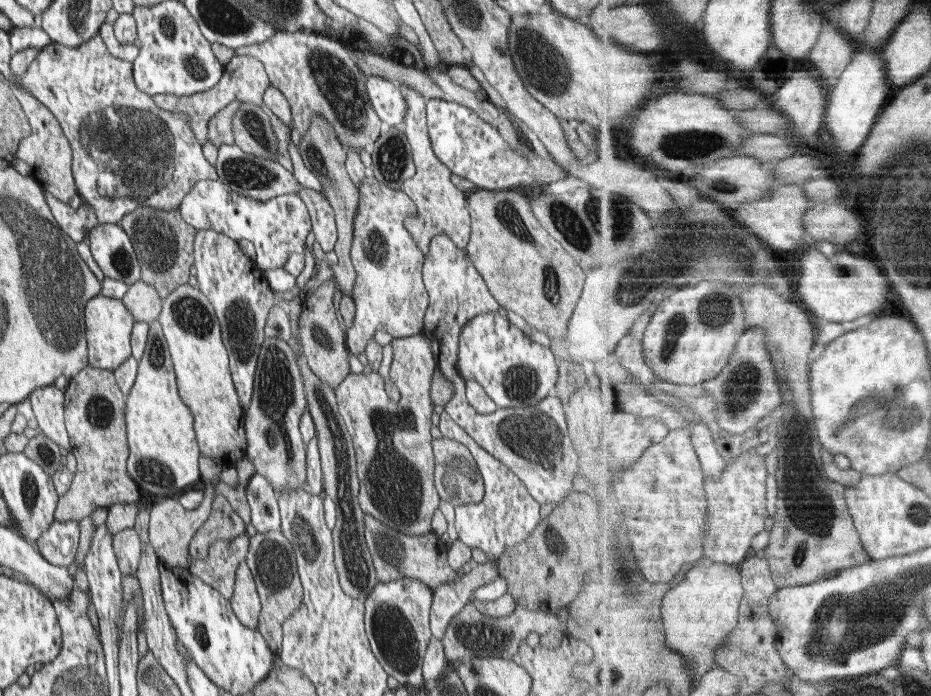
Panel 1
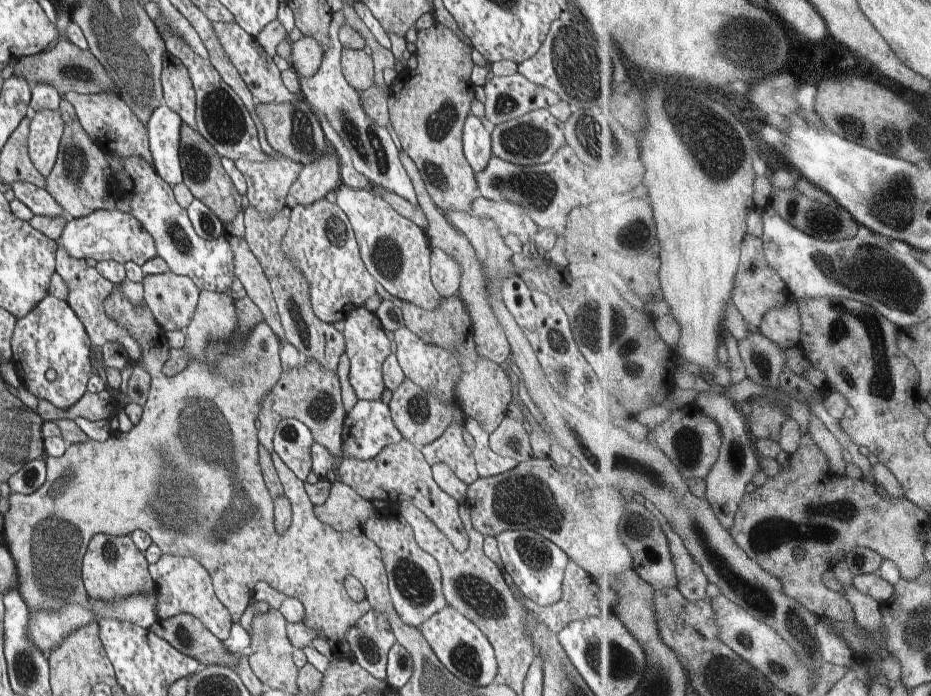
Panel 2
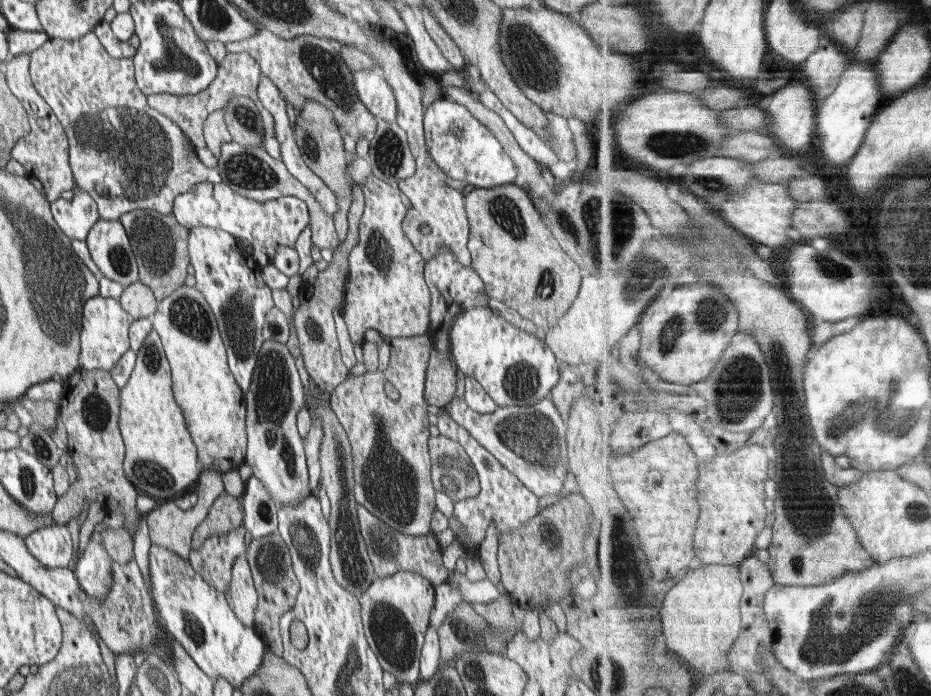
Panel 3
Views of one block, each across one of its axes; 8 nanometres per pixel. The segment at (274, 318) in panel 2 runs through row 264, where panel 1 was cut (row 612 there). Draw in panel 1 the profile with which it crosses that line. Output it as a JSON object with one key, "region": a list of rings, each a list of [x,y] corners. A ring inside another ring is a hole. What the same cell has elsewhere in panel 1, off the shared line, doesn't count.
{"region":[[[245,560],[239,562],[235,572],[235,587],[230,606],[234,615],[248,628],[256,629],[259,625],[261,600],[250,567]]]}

